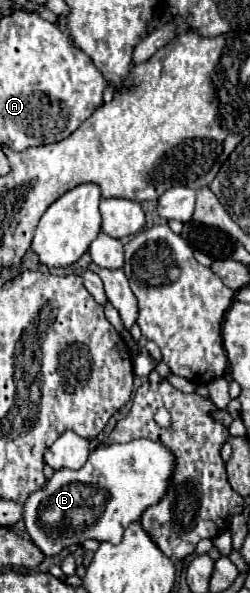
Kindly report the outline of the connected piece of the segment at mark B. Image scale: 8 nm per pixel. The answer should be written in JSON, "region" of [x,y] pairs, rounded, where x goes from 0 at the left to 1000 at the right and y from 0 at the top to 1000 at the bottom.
{"region":[[[528,742],[504,749],[432,749],[384,755],[352,779],[320,793],[224,793],[216,803],[192,809],[176,826],[152,826],[120,833],[104,853],[96,853],[96,880],[104,894],[128,904],[128,914],[184,934],[216,938],[248,924],[272,924],[288,917],[328,917],[344,907],[376,907],[392,914],[488,914],[488,901],[512,884],[544,880],[568,863],[616,850],[632,850],[664,826],[680,823],[680,806],[696,803],[696,766],[648,752],[648,745],[616,742]]]}

